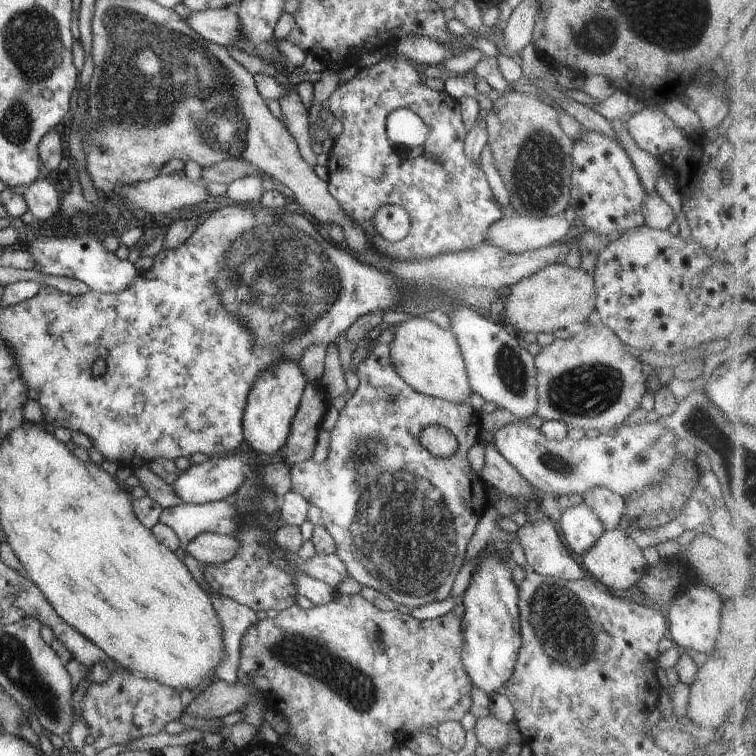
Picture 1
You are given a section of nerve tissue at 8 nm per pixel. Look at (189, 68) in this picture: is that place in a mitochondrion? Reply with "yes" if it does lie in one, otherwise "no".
yes

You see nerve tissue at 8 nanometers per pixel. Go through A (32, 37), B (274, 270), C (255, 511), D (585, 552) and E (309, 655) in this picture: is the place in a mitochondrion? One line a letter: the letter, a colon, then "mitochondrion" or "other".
A: mitochondrion
B: mitochondrion
C: mitochondrion
D: other
E: mitochondrion

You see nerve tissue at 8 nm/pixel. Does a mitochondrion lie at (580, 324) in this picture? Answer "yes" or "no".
no

